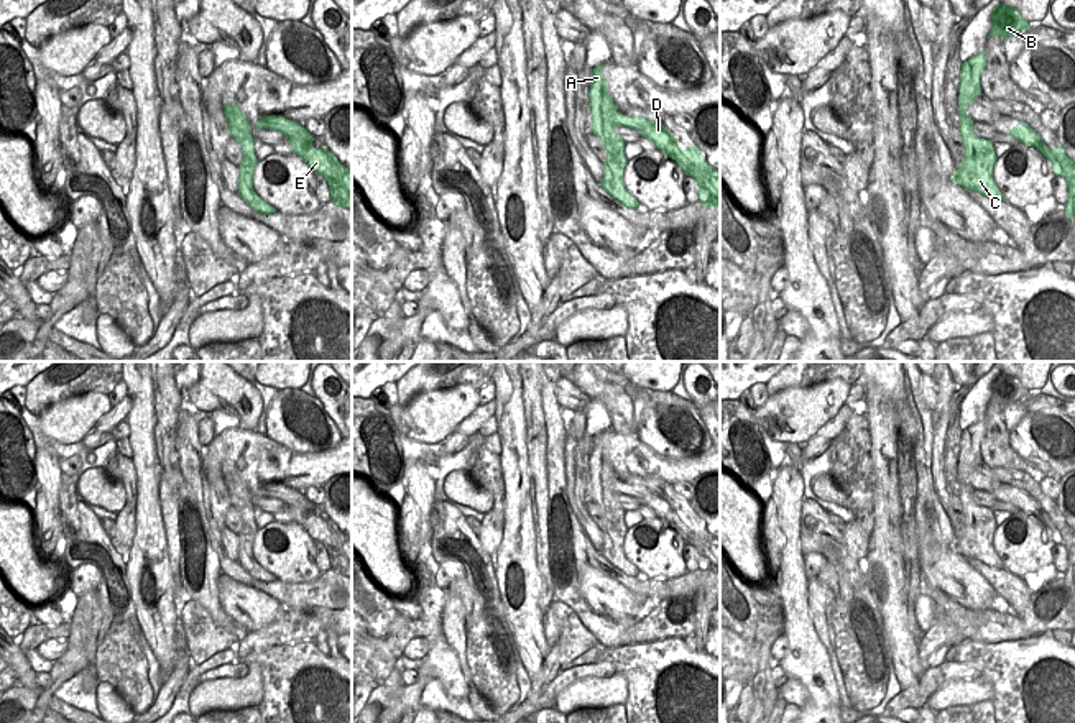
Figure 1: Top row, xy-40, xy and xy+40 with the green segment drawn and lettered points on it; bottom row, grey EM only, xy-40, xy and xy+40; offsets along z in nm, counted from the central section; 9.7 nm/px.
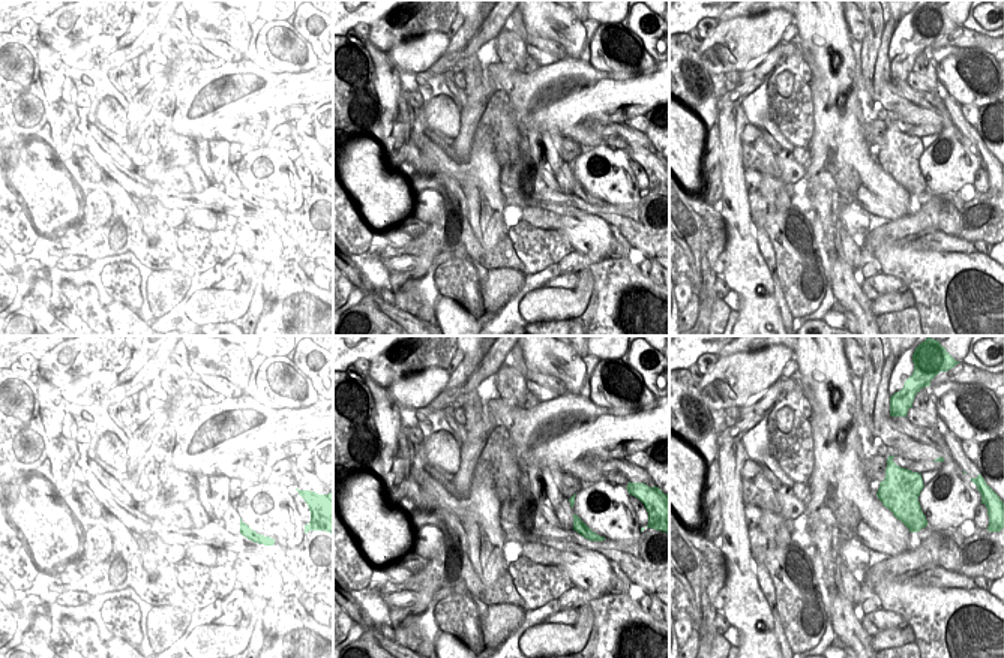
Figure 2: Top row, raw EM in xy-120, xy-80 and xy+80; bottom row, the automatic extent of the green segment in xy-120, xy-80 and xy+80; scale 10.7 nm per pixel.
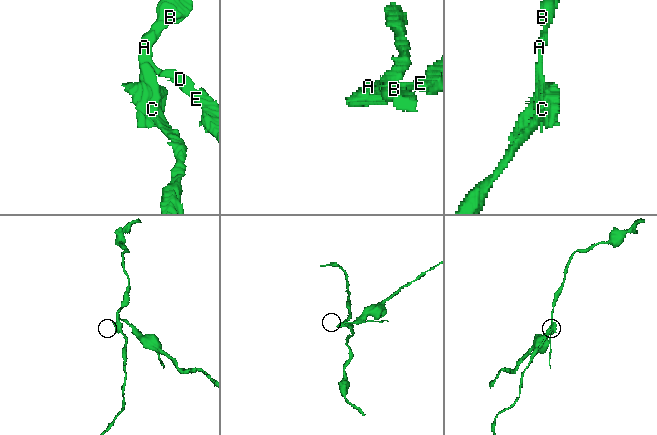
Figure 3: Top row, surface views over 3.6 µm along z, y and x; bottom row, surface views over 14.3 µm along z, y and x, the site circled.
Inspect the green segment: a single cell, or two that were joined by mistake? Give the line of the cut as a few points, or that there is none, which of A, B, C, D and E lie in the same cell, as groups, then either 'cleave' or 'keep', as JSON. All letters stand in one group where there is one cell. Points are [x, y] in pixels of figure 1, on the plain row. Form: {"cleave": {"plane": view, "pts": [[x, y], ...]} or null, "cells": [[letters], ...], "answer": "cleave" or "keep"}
{"cleave": {"plane": "xy", "pts": [[620, 480], [613, 488], [615, 493]]}, "cells": [["A", "B", "C"], ["D", "E"]], "answer": "cleave"}

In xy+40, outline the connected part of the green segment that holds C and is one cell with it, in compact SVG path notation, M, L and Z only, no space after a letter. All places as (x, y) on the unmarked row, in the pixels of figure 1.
M985 419L962 431L958 452L960 491L958 500L963 509L962 534L953 541L952 549L965 559L975 559L990 569L1004 570L1001 559L993 547L993 534L996 531L994 514L991 508L978 506L973 501L973 488L967 485L967 475L981 463L980 444L986 437Z

